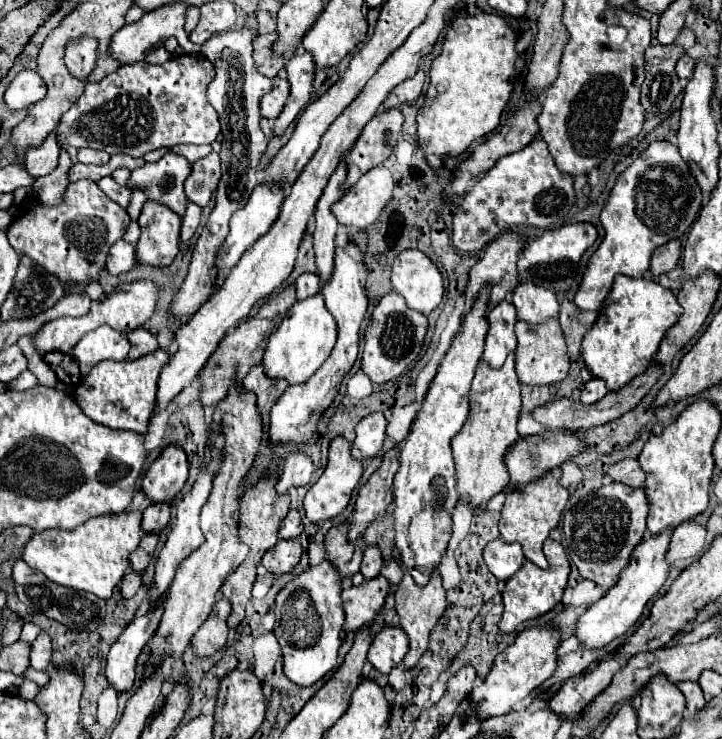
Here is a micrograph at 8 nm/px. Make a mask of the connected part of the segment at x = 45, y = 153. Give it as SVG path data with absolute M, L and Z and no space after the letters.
M51 133L41 147L31 147L27 151L25 169L29 169L29 175L33 179L45 177L57 167L57 157L59 157L59 145L55 141L55 133Z

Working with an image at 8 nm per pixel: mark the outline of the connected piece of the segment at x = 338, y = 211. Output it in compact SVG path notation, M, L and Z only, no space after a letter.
M377 165L367 171L345 195L337 201L331 211L341 225L365 229L377 221L379 213L393 197L393 177L387 167Z

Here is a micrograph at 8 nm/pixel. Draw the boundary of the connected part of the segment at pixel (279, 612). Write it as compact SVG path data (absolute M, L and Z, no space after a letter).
M321 561L321 565L309 567L289 581L275 599L275 619L273 633L281 645L285 677L299 687L309 687L323 679L337 665L337 651L341 645L339 633L345 623L341 577L337 569L333 569L331 563Z

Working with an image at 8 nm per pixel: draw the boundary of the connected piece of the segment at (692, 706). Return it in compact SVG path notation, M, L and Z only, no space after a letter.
M683 681L677 685L679 691L685 695L685 701L687 701L687 711L689 713L697 713L705 707L705 699L703 699L703 693L701 693L701 687L693 681Z

